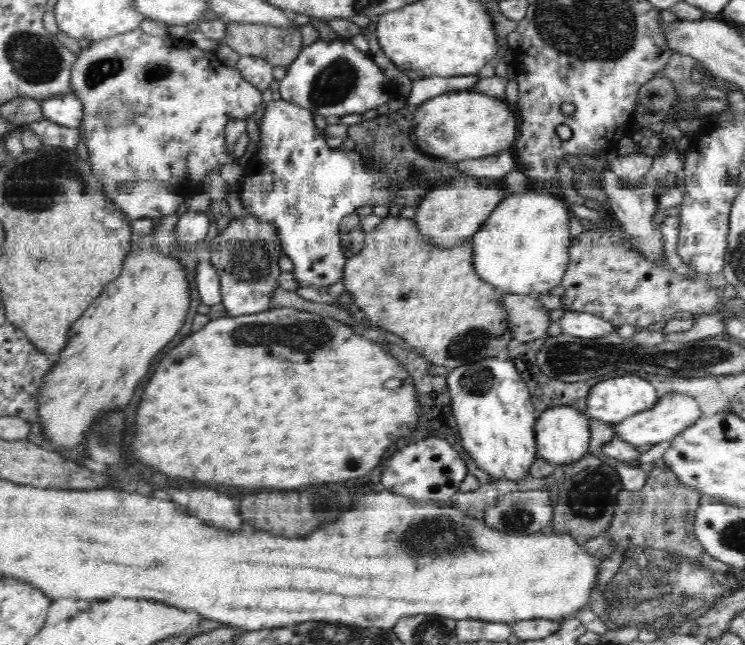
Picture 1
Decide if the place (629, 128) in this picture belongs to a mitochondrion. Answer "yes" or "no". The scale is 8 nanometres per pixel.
no

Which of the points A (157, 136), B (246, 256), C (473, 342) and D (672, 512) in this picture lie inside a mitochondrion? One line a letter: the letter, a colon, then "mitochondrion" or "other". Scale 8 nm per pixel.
A: other
B: mitochondrion
C: mitochondrion
D: other

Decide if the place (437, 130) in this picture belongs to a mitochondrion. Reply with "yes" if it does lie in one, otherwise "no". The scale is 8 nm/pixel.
yes

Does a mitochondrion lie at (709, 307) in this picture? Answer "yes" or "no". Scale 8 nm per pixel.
no

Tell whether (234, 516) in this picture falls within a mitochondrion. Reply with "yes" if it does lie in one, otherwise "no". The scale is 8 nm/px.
no

